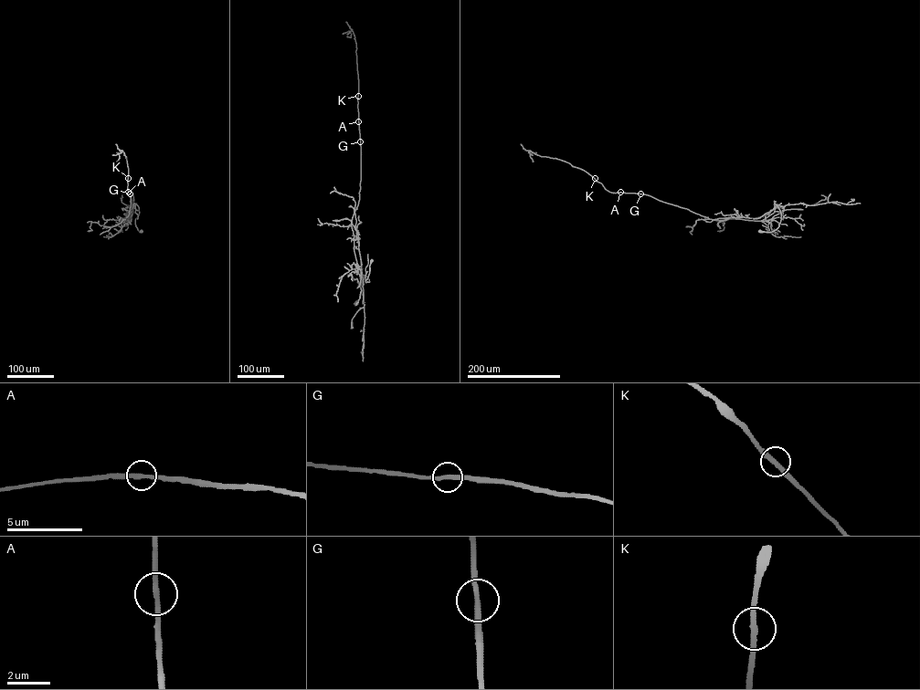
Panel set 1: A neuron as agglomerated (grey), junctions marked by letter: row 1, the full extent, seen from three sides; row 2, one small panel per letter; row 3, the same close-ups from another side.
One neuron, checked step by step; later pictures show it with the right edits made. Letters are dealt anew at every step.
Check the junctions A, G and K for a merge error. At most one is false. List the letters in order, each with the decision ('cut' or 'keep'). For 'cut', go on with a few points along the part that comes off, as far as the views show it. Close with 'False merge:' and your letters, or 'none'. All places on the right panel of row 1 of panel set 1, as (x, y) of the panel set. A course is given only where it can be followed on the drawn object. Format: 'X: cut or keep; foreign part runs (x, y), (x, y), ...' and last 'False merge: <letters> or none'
A: keep
G: keep
K: keep
False merge: none

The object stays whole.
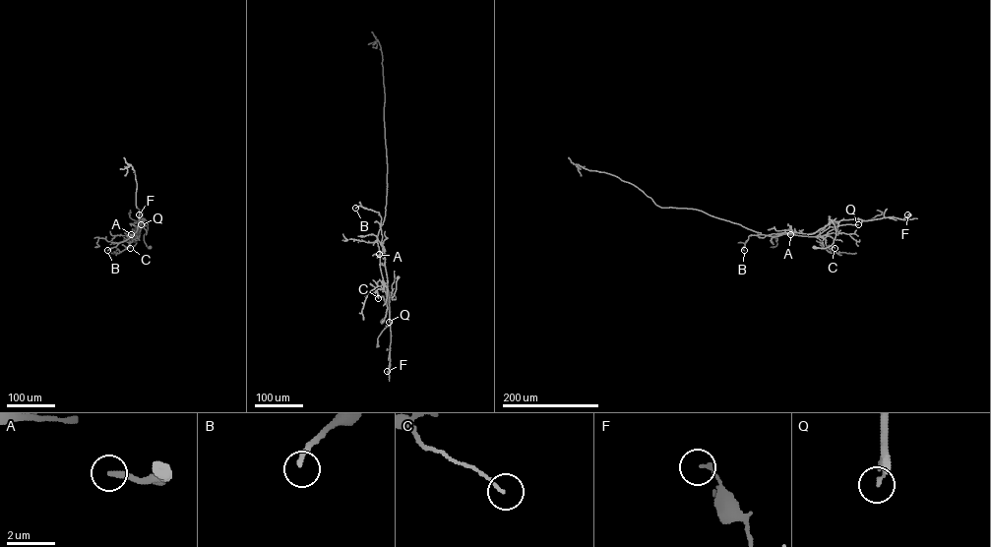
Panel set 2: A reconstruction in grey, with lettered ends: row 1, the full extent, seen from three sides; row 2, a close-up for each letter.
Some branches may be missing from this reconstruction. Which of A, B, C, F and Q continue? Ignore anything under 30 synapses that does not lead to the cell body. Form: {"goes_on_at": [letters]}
{"goes_on_at": ["A", "Q"]}

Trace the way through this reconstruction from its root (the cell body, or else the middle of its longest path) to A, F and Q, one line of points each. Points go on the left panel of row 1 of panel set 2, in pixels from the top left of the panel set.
A: (150, 247), (144, 239), (148, 228), (144, 218), (139, 221), (135, 235), (131, 234)
F: (150, 247), (144, 239), (148, 223), (144, 218), (140, 221), (143, 218), (139, 214)
Q: (150, 247), (144, 239), (148, 228), (144, 218), (139, 221), (139, 226), (141, 224)

